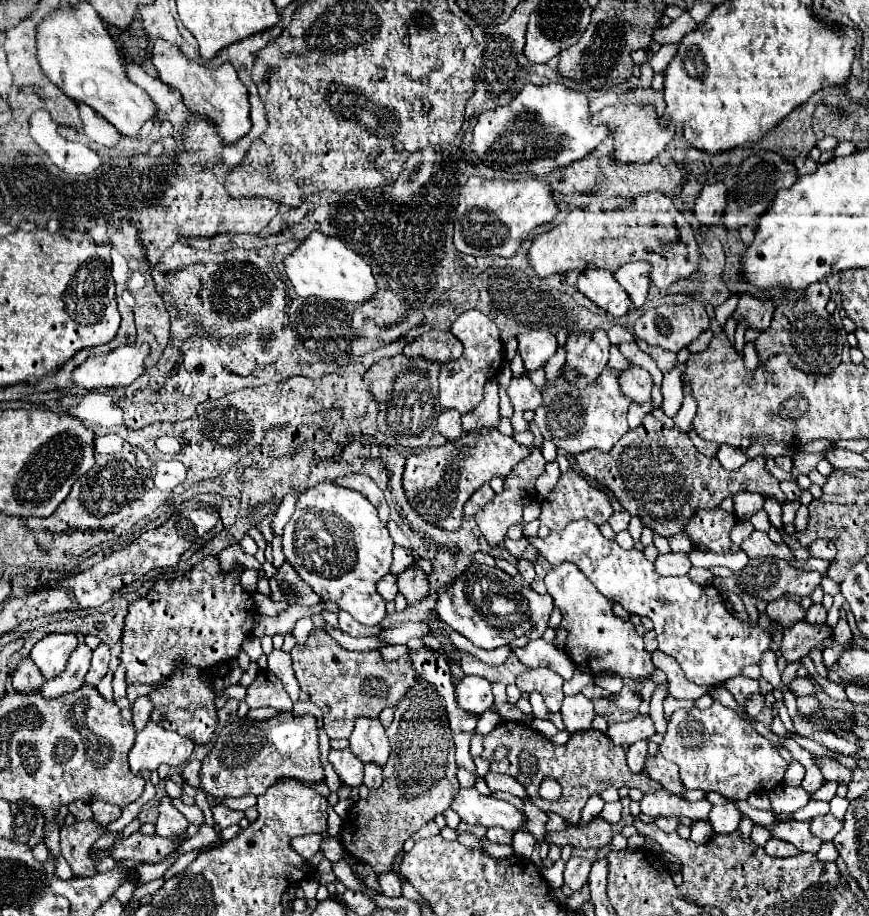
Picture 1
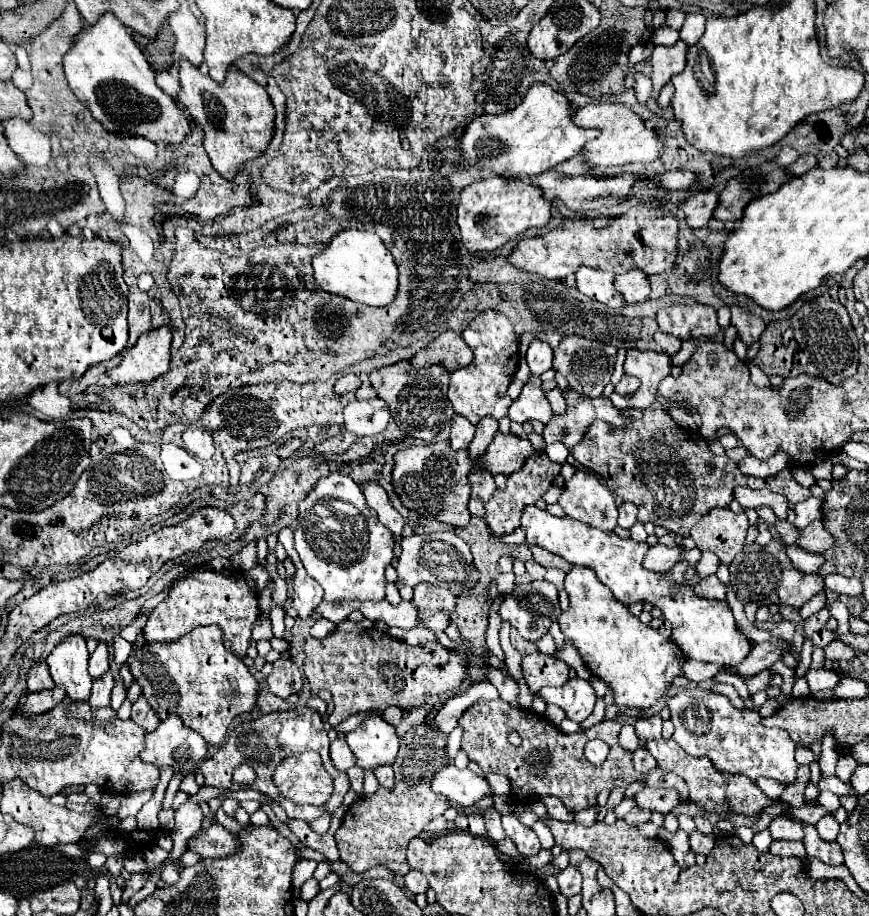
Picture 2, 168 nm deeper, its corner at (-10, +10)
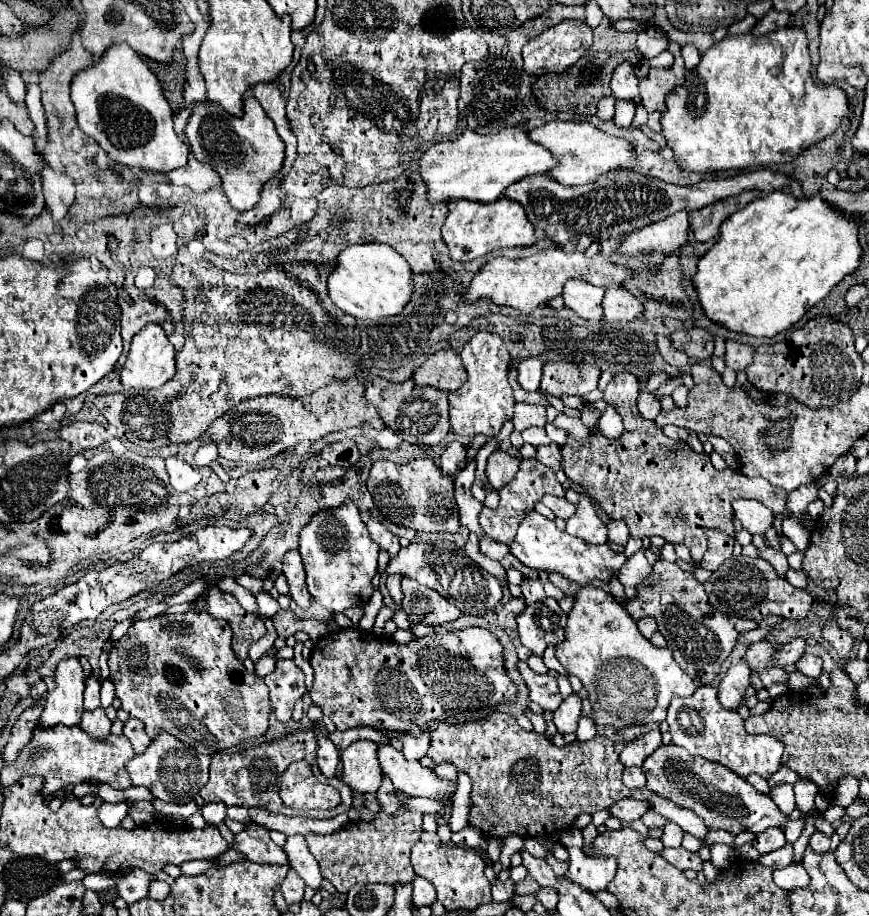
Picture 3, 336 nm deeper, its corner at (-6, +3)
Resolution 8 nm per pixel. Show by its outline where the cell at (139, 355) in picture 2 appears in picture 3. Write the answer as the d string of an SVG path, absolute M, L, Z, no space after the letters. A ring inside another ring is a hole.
M148 324L144 326L130 344L130 352L126 358L124 368L120 370L120 384L124 388L136 388L136 390L150 390L150 388L160 388L164 382L168 382L174 376L174 348L170 340L166 338L162 326L158 324Z

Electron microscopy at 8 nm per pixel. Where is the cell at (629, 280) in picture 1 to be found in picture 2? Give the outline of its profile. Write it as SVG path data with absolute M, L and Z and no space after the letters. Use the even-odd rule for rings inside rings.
M632 269L632 271L628 271L628 273L616 275L614 287L618 289L618 293L624 297L624 301L626 301L628 305L646 301L646 299L650 297L648 275L644 275L644 273L638 271L638 269Z

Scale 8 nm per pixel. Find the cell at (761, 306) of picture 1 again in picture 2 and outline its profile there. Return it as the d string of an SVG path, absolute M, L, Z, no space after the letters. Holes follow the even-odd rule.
M730 307L730 311L732 311L732 325L738 331L738 339L746 347L756 343L760 339L760 335L762 335L764 327L766 327L764 321L760 317L756 317L756 315L740 309L740 307Z

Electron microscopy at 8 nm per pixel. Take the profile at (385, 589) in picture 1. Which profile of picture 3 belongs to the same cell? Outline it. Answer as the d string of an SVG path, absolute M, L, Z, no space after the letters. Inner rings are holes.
M432 540L432 542L416 542L408 544L394 556L386 568L386 574L400 574L404 578L412 578L432 590L464 590L458 594L448 594L462 612L468 614L484 614L486 610L494 610L502 598L502 588L498 580L480 568L472 558L464 554L452 540Z

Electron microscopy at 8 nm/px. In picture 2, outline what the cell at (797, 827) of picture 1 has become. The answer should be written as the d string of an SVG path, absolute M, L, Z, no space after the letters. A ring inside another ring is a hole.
M776 817L770 823L768 829L772 833L772 839L776 839L776 841L780 841L780 839L792 841L792 839L802 839L804 837L802 823L798 823L798 821L786 821L784 817Z

